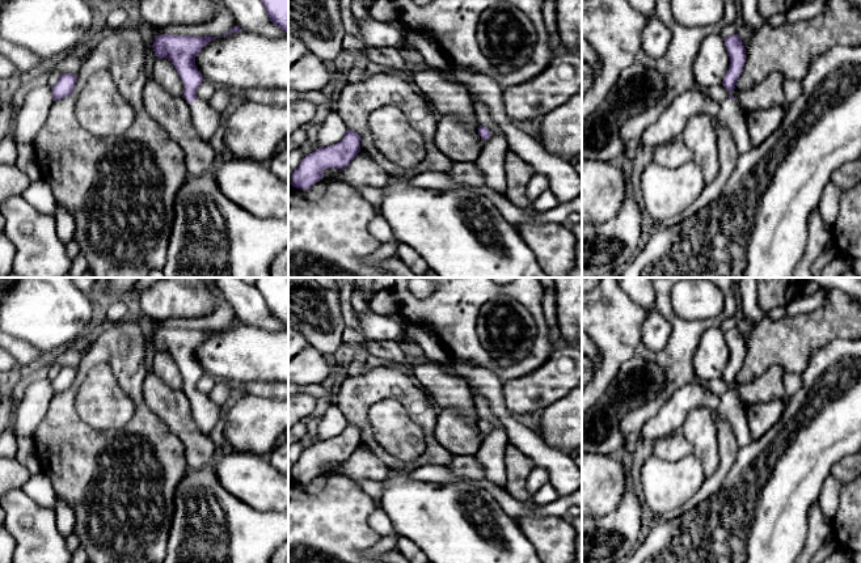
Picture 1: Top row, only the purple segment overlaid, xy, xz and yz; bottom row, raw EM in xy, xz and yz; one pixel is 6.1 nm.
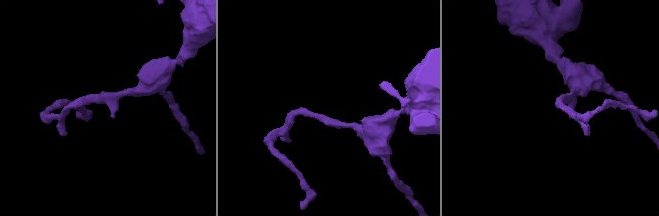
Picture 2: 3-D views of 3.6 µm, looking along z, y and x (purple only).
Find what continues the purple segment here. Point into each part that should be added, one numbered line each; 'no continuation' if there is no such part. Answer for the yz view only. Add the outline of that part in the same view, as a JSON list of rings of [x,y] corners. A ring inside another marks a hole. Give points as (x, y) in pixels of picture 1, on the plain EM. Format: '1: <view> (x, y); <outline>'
1: yz (731, 409); [[[725,393],[713,414],[731,426],[739,448],[754,441],[746,418],[746,405],[735,393]]]

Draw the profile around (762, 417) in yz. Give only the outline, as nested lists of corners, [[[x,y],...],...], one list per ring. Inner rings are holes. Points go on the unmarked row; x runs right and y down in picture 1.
[[[772,399],[763,403],[746,405],[746,418],[752,439],[756,440],[773,427],[785,411],[782,399]]]

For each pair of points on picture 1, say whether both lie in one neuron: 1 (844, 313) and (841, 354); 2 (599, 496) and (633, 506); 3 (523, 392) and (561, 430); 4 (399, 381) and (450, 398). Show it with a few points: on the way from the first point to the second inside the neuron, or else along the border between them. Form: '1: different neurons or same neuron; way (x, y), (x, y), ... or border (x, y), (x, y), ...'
1: different neurons; border (847, 338), (835, 338), (814, 351)
2: different neurons; border (629, 487), (613, 509), (595, 517)
3: different neurons; border (568, 393), (541, 409)
4: different neurons; border (408, 369), (439, 410)

